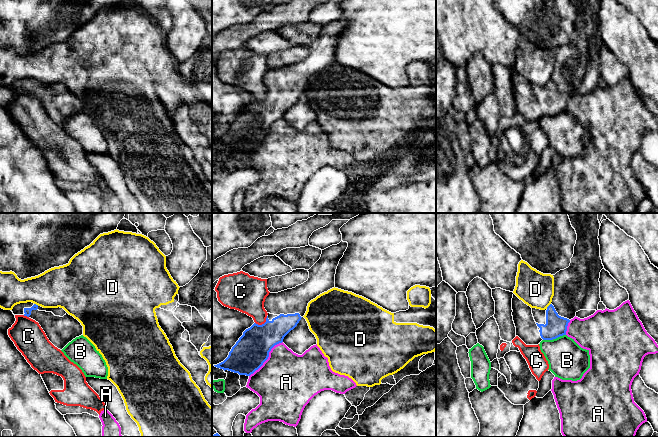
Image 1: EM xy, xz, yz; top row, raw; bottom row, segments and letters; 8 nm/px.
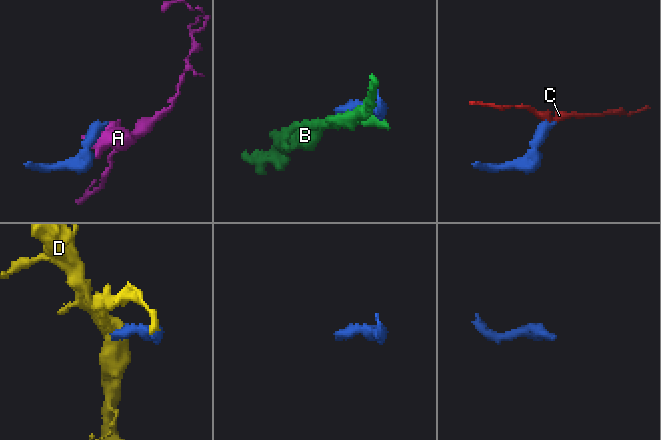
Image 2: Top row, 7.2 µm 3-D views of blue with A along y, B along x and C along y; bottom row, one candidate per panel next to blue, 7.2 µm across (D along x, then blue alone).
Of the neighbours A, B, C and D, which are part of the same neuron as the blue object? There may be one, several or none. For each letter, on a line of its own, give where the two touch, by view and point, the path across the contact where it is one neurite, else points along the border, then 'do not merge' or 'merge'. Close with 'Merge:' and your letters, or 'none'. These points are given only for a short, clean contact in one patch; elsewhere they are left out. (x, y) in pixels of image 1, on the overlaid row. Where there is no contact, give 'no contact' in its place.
A: xz (267, 358) | do not merge
B: yz (554, 338) | do not merge
C: xz (262, 324) | along xz (267, 316), (263, 323), (255, 323) | do not merge
D: yz (548, 306) | do not merge
Merge: none

